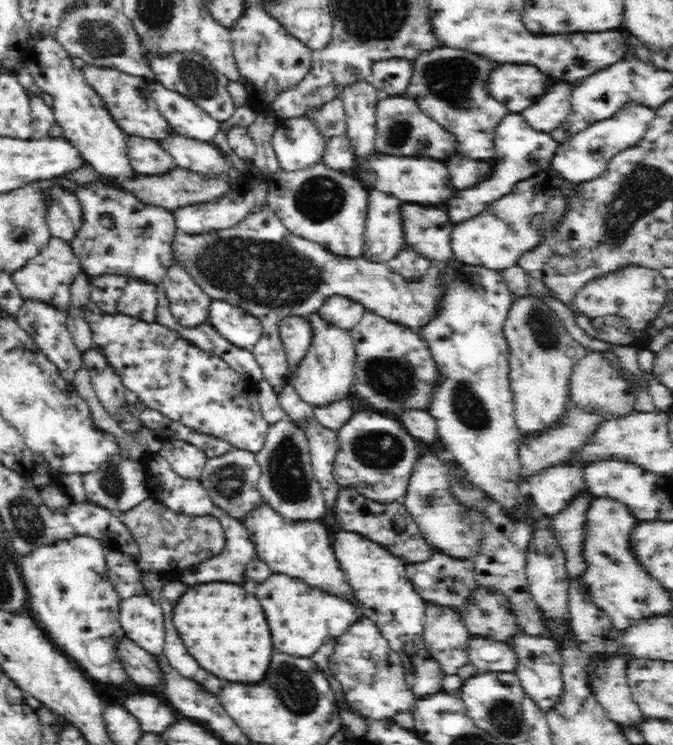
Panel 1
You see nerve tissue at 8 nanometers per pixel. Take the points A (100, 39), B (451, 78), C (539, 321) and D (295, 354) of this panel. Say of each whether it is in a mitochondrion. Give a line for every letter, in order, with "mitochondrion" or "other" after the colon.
A: mitochondrion
B: mitochondrion
C: mitochondrion
D: other

